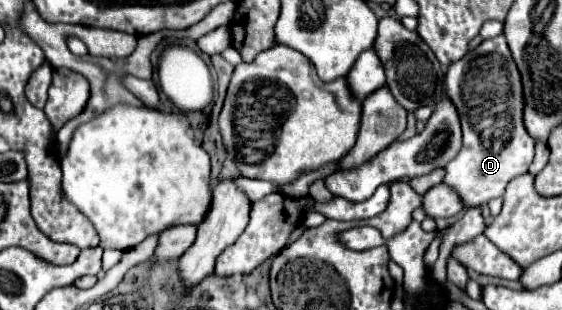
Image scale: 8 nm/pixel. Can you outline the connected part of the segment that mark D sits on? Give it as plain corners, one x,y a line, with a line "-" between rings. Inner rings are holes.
499,35
487,39
479,47
469,51
463,59
455,61
455,65
451,65
445,75
445,95
451,97
451,101
455,101
455,109
459,109
463,143
459,155
447,163
445,167
447,173
443,181
459,191
465,207
485,205
489,199
501,197
505,185
529,169
537,143
523,125
523,85
505,37

